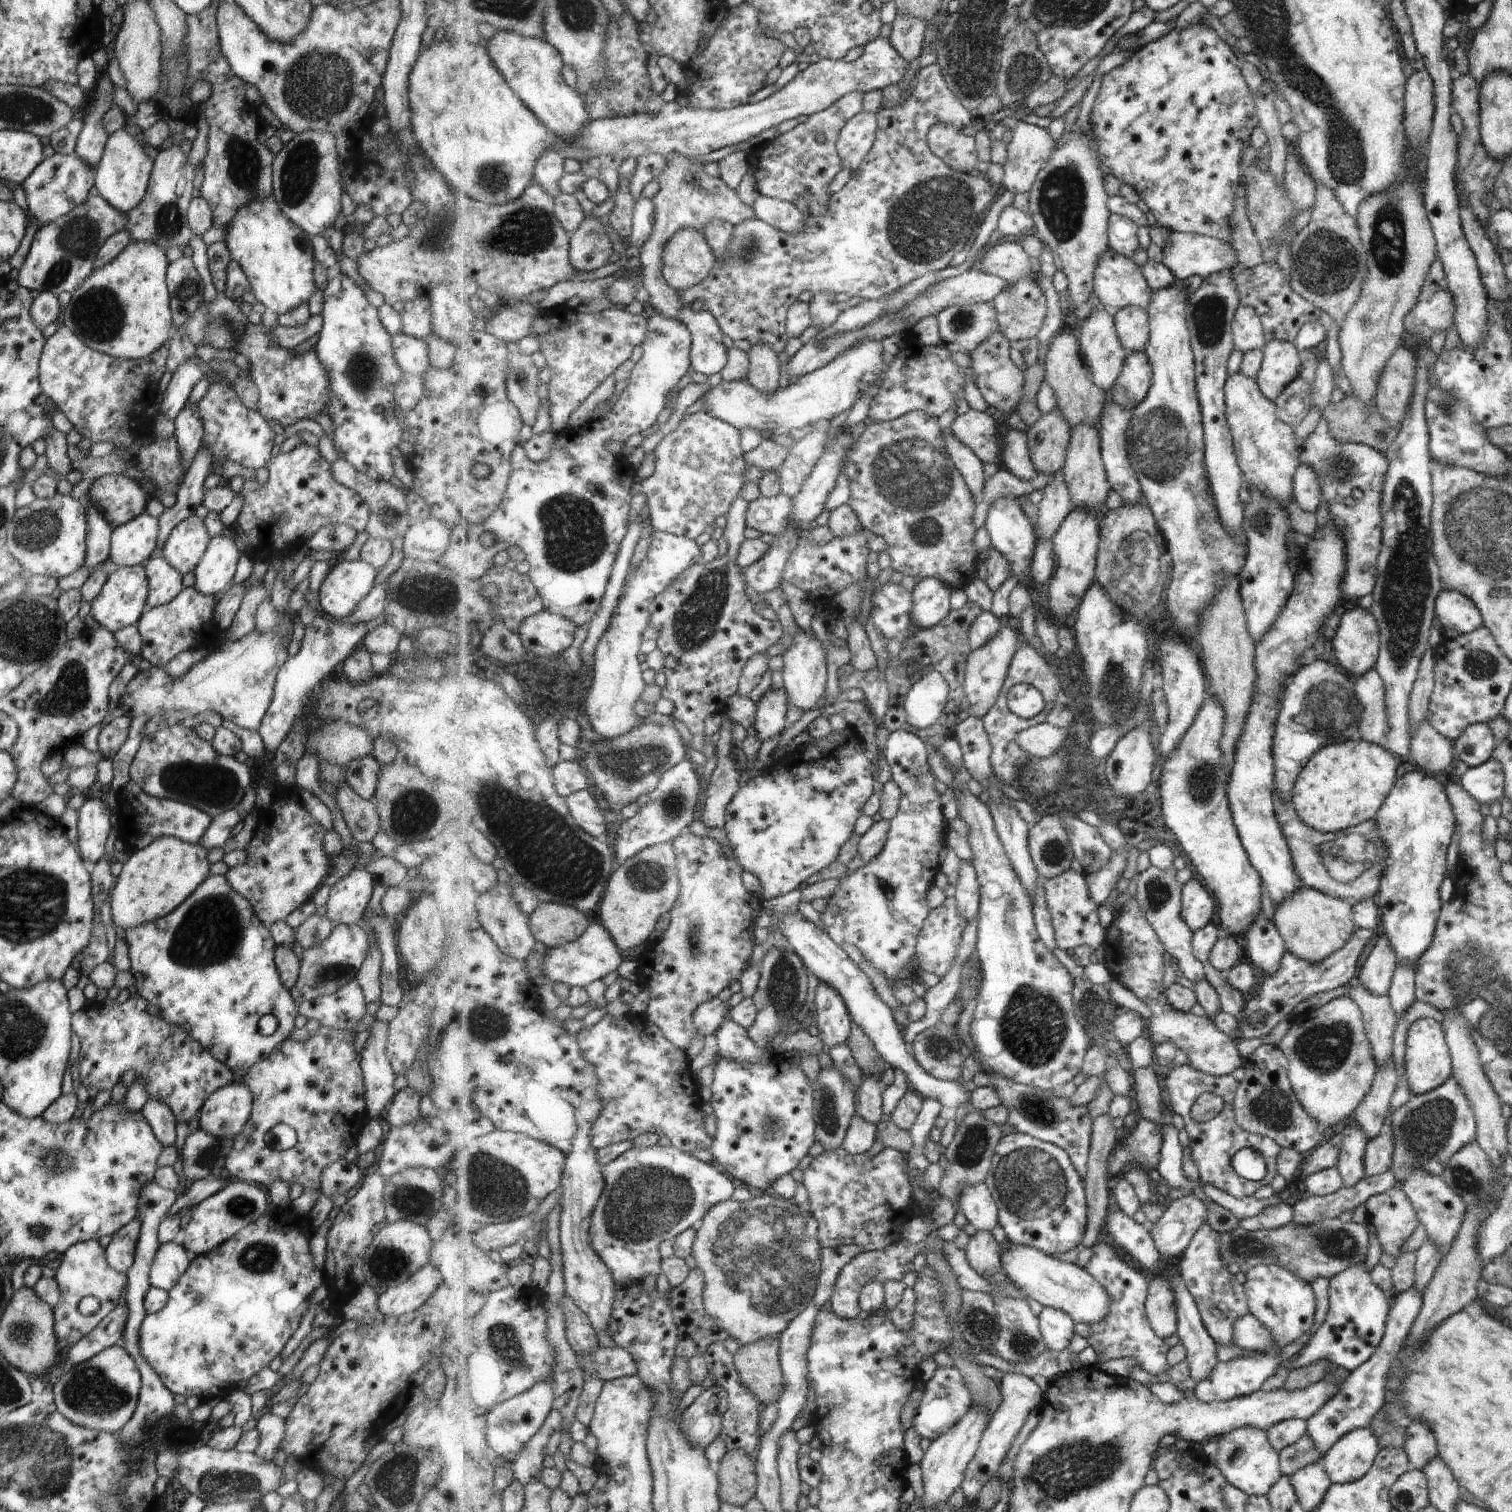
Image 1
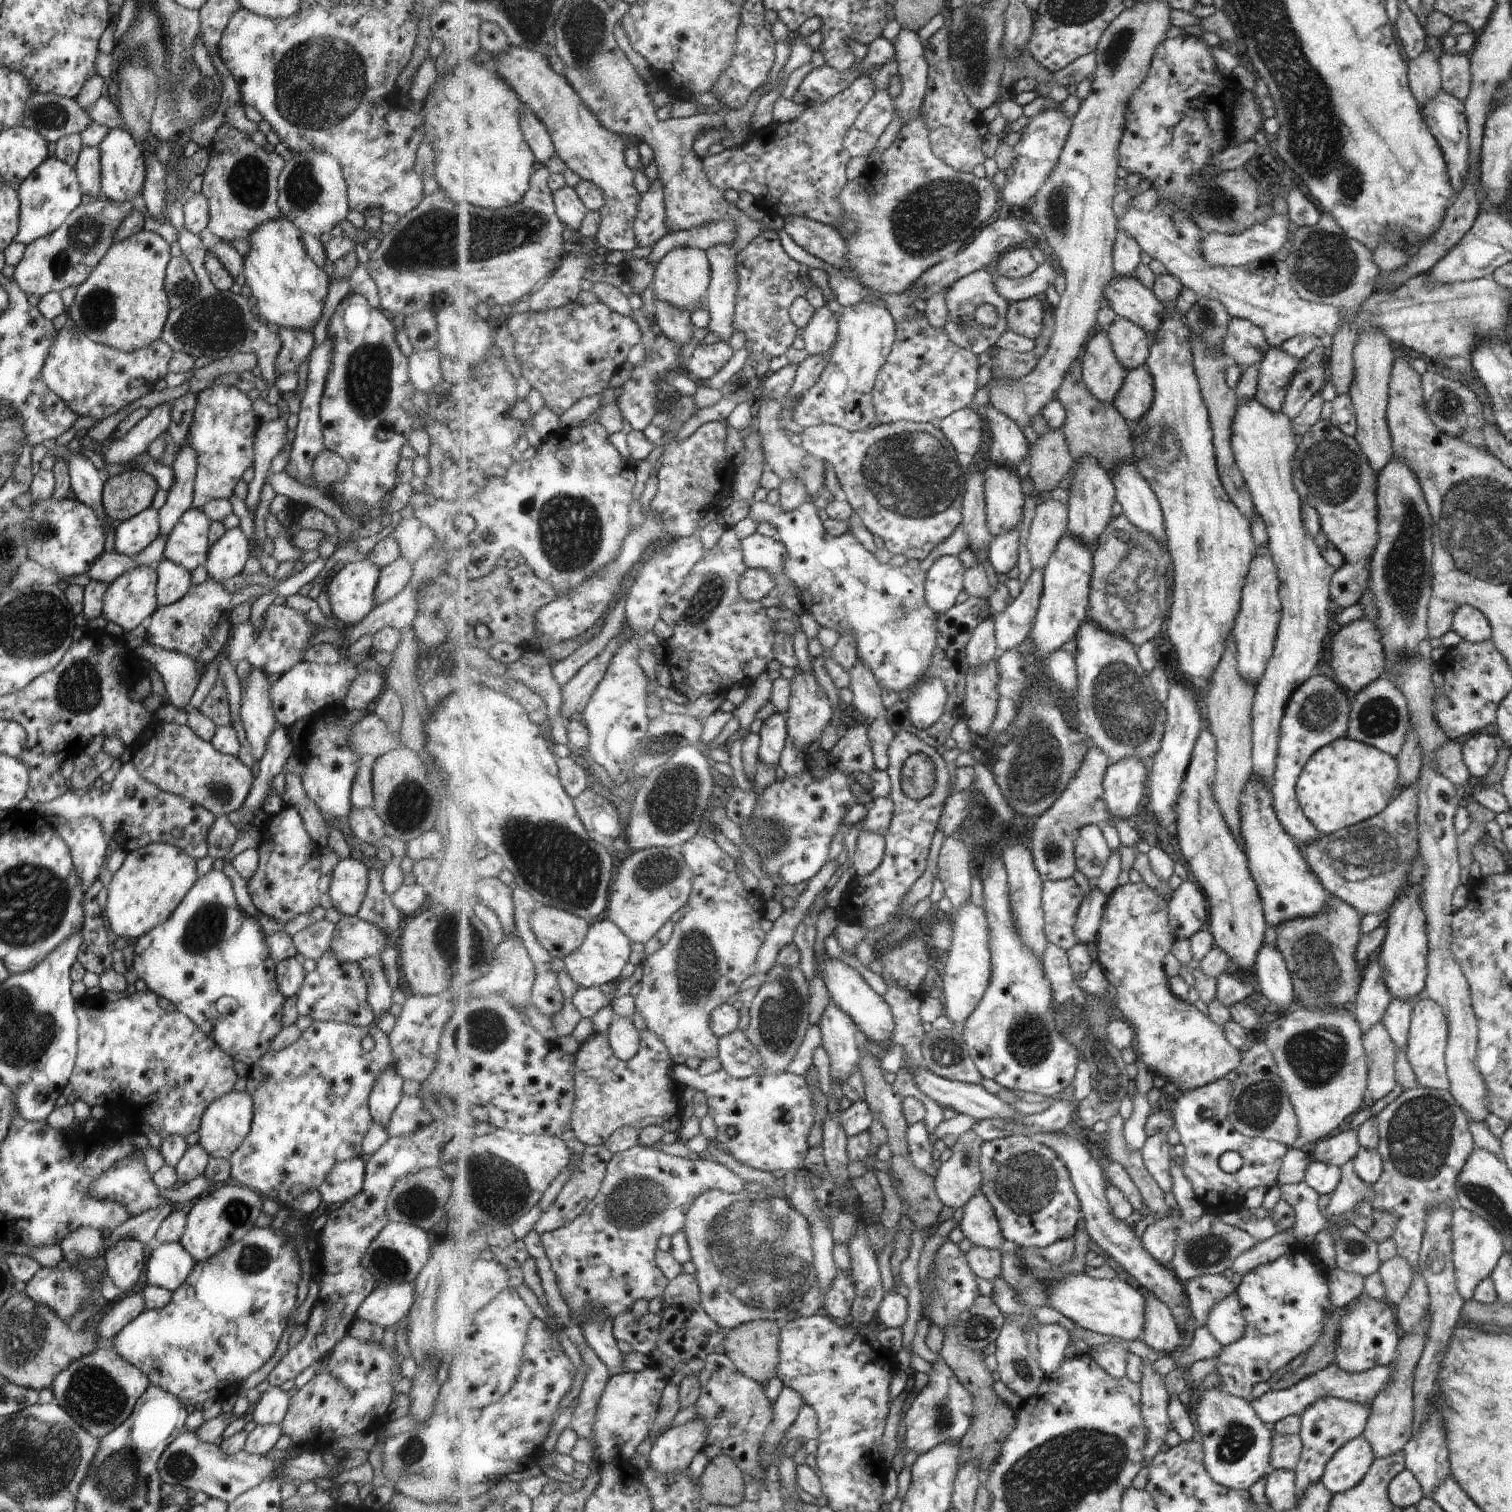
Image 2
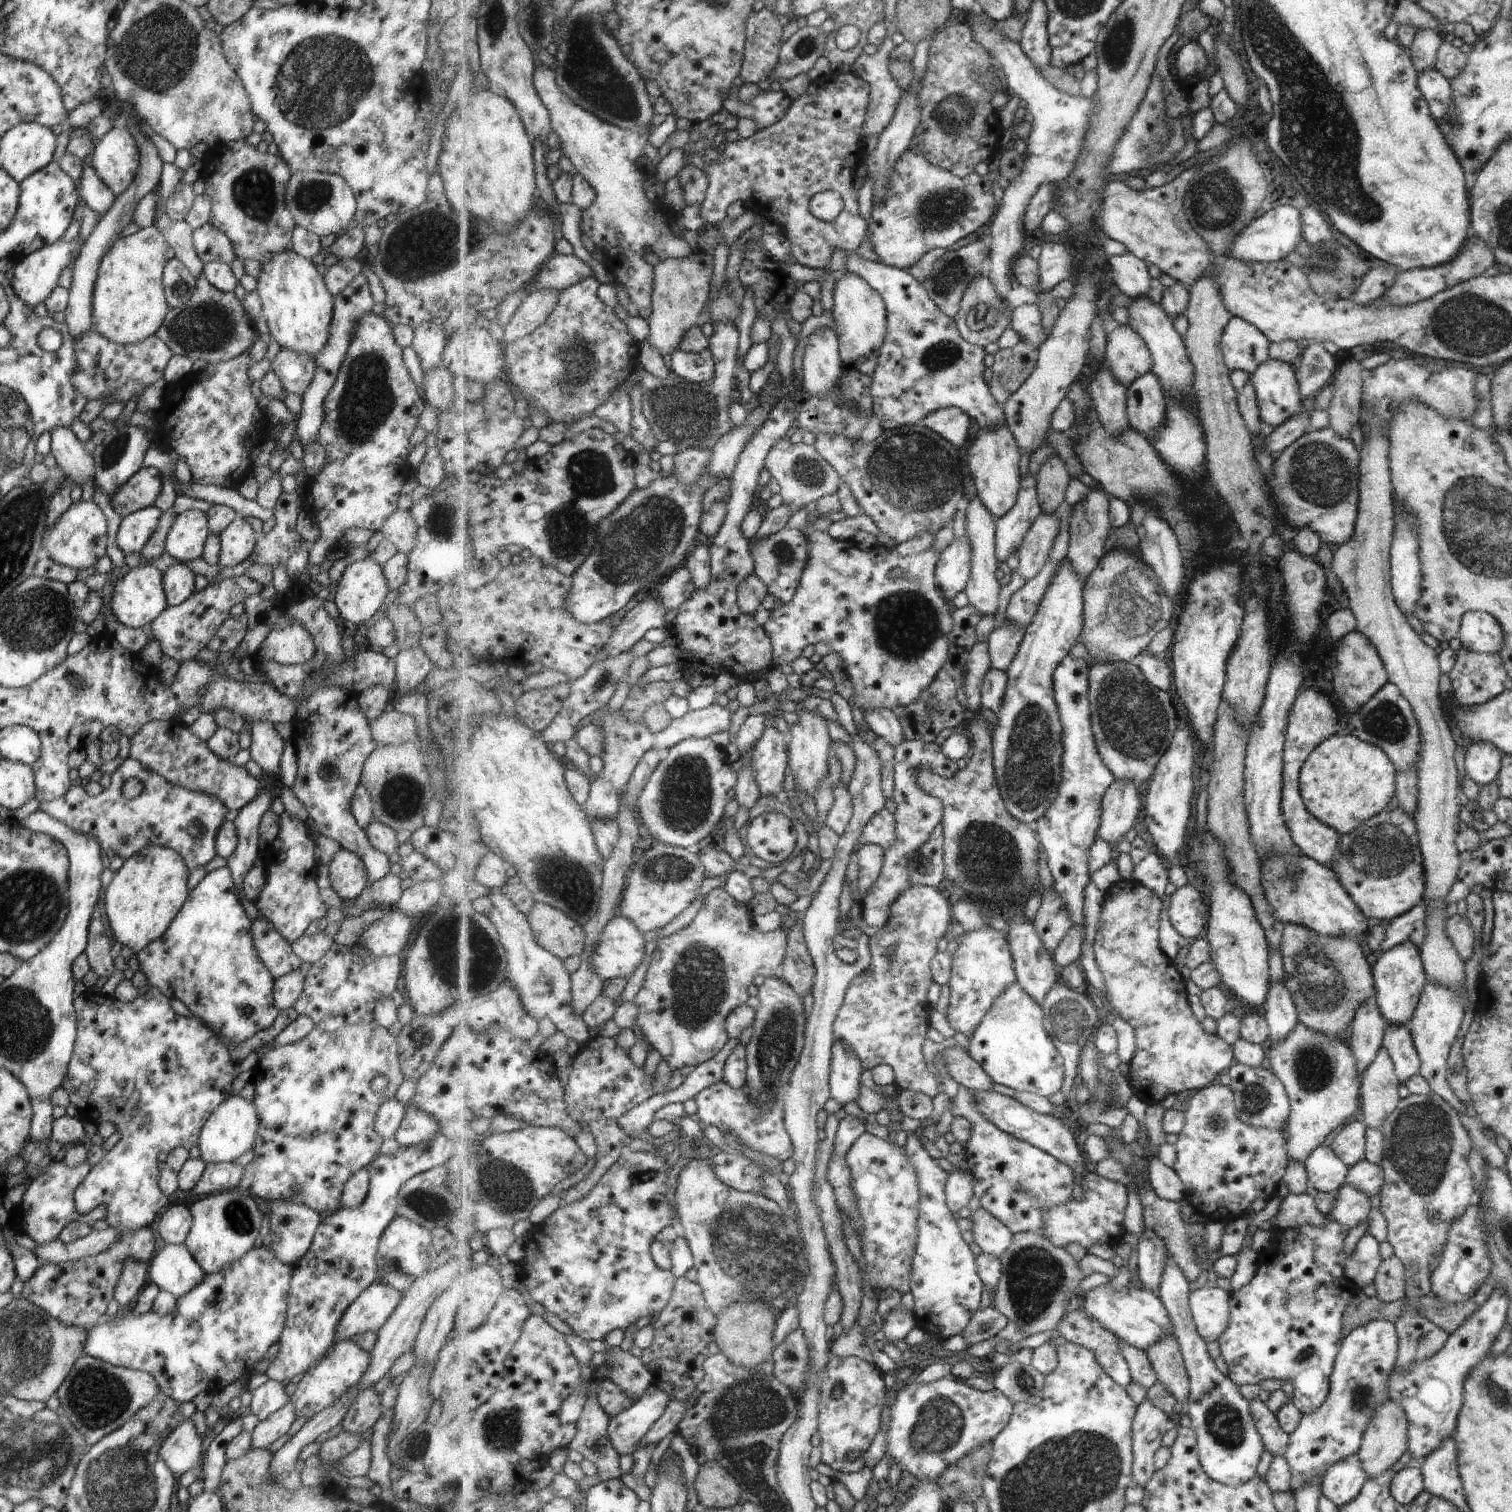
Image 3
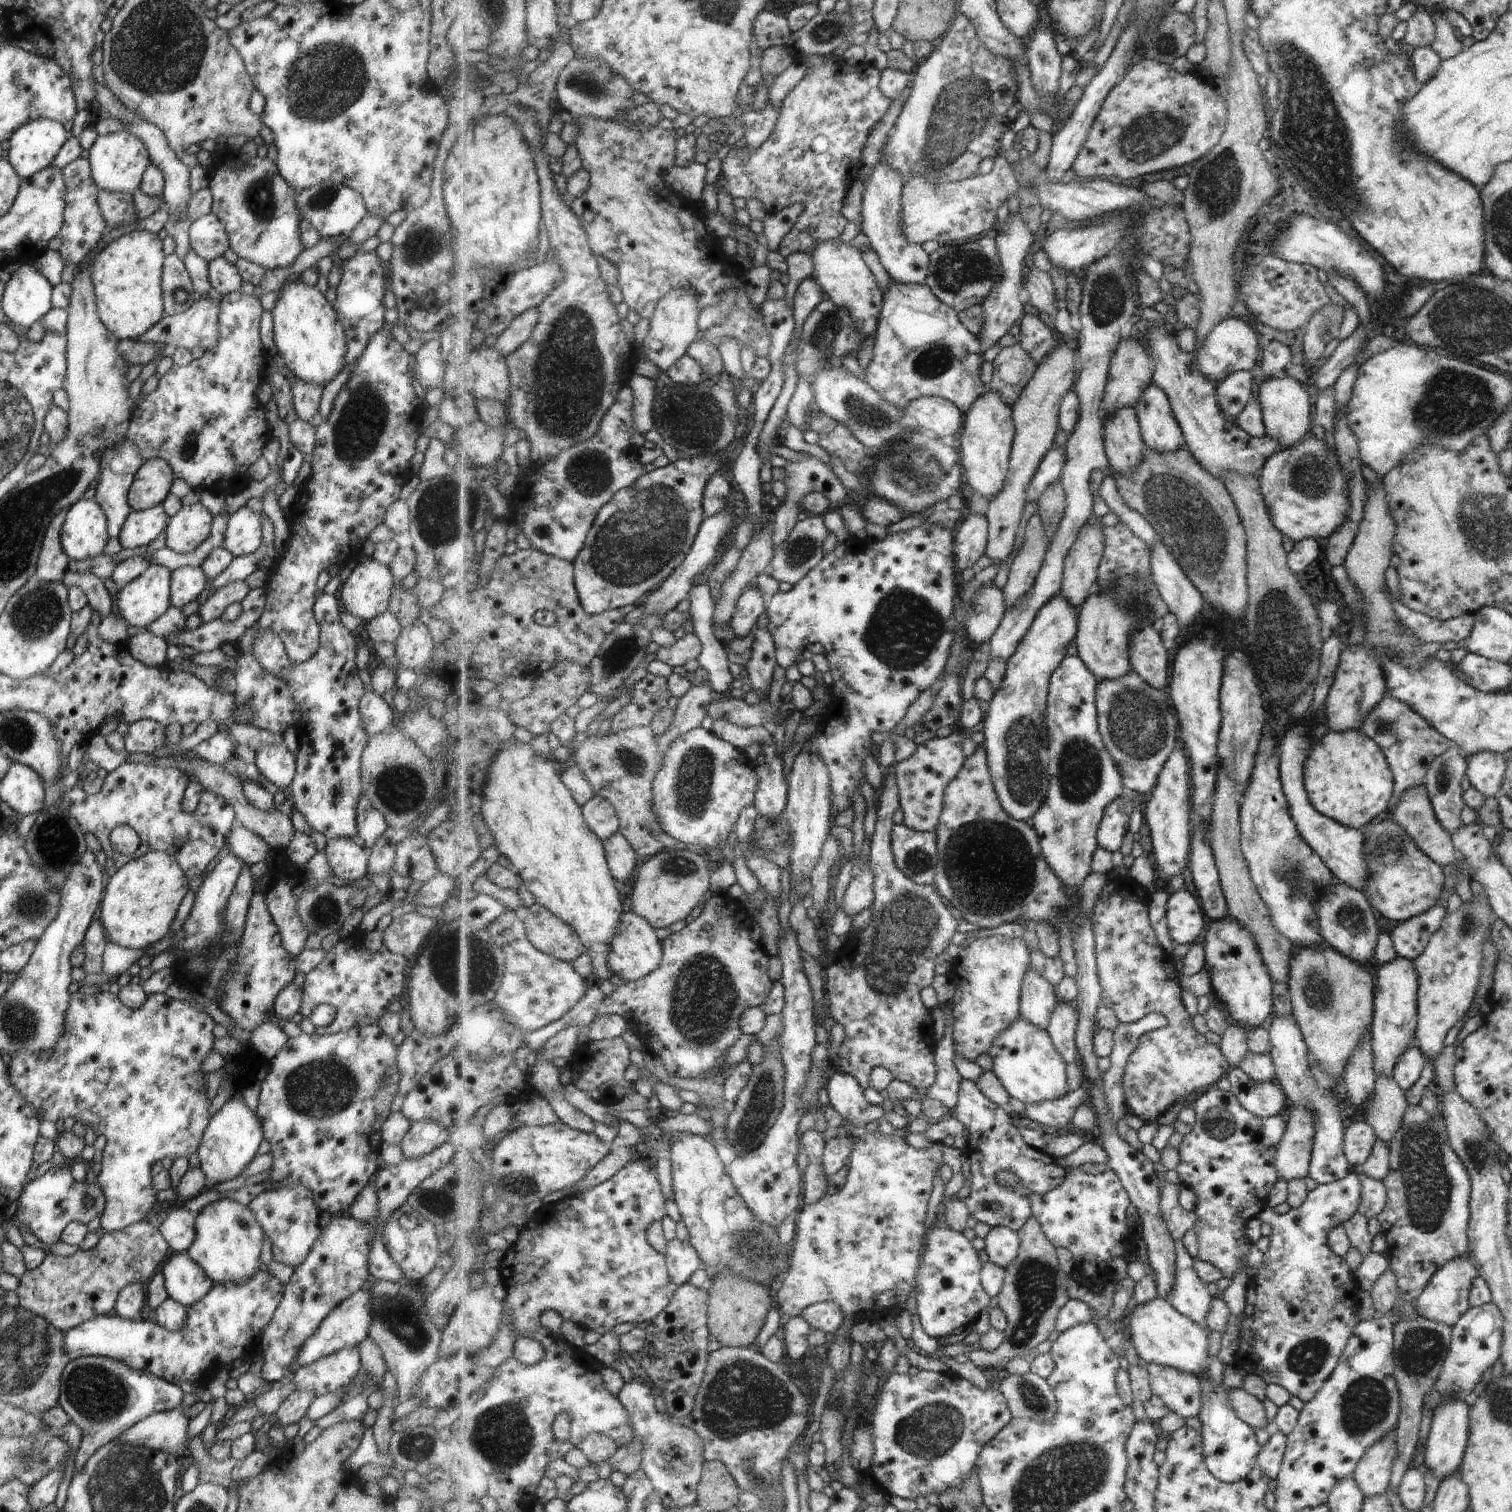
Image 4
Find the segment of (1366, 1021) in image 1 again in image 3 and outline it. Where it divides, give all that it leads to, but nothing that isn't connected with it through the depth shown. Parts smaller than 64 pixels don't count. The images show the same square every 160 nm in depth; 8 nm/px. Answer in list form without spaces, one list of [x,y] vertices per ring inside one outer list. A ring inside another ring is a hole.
[[[1380,1047],[1373,1061],[1359,1076],[1358,1097],[1363,1116],[1362,1124],[1379,1129],[1381,1122],[1396,1108],[1400,1100],[1397,1089],[1401,1084],[1394,1073],[1387,1052]]]

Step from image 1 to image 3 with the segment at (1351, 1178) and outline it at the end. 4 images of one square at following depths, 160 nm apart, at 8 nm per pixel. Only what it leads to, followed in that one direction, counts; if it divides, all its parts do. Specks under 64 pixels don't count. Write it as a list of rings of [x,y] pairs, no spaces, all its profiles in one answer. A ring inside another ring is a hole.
[[[1343,1184],[1337,1191],[1337,1196],[1333,1200],[1333,1208],[1329,1212],[1328,1218],[1351,1230],[1359,1222],[1367,1221],[1370,1212],[1370,1202],[1357,1192],[1355,1188]]]

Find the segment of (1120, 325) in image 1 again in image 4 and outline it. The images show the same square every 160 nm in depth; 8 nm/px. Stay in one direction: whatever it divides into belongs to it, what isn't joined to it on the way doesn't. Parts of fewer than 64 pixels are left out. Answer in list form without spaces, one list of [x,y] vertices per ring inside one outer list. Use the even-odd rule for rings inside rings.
[[[1133,338],[1123,339],[1110,364],[1104,398],[1107,414],[1135,406],[1144,390],[1154,382],[1153,376],[1153,360],[1144,346]]]

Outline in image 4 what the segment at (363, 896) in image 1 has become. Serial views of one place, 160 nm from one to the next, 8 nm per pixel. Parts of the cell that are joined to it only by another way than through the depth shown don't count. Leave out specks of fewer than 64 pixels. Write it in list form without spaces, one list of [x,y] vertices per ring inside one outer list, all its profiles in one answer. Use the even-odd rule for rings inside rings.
[[[345,837],[326,839],[324,853],[332,873],[343,880],[366,876],[367,851],[360,842]]]

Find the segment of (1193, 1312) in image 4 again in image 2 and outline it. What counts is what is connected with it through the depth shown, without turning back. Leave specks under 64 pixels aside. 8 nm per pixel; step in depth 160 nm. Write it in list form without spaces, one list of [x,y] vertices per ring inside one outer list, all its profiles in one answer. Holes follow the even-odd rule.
[[[1237,1292],[1211,1311],[1205,1328],[1224,1347],[1235,1344],[1245,1336],[1246,1320]]]

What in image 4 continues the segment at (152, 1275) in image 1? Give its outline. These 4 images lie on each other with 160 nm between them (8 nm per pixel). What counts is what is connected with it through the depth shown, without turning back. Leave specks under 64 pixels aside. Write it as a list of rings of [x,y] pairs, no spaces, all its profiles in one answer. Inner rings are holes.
[[[187,1251],[171,1253],[159,1271],[167,1296],[184,1307],[199,1300],[213,1283]]]

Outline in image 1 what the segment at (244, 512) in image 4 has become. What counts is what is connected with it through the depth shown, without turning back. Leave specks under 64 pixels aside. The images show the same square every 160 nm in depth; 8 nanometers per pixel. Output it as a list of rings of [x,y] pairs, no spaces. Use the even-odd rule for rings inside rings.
[[[221,533],[210,537],[205,552],[192,570],[192,587],[202,595],[214,595],[219,590],[225,590],[232,582],[235,564],[240,555],[232,534]]]

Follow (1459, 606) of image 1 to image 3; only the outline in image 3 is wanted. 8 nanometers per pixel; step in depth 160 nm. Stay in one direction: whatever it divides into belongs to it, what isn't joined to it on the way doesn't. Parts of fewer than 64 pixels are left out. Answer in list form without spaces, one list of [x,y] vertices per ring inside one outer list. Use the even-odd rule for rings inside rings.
[[[1466,611],[1459,620],[1457,638],[1469,651],[1492,654],[1500,650],[1502,633],[1489,614]]]

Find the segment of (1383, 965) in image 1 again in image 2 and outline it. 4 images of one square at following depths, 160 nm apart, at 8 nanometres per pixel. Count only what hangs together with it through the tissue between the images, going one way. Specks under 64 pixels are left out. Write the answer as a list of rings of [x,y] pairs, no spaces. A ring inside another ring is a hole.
[[[1369,961],[1360,972],[1360,981],[1350,1009],[1360,1026],[1362,1036],[1375,1023],[1379,1023],[1391,1000],[1390,992],[1382,979],[1377,961]]]

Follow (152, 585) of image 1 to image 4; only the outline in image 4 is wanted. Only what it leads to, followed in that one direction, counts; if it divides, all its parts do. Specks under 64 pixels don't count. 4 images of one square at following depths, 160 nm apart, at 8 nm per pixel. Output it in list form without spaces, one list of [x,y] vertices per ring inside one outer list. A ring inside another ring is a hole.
[[[183,565],[173,569],[169,577],[169,602],[181,608],[187,602],[197,598],[205,586],[206,576],[201,567]]]

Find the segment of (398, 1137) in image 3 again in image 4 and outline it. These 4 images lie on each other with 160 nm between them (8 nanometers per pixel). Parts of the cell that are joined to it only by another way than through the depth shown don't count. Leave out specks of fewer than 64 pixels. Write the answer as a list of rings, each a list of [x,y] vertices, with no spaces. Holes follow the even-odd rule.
[[[421,1119],[410,1123],[409,1128],[401,1137],[399,1146],[403,1157],[413,1158],[421,1156],[437,1148],[442,1142],[452,1139],[453,1137],[448,1130],[438,1122]]]

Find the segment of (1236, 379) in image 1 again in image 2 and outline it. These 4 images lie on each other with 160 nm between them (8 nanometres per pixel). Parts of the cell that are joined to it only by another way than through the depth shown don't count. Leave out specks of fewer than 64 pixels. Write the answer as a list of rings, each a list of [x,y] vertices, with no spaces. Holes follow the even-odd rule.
[[[1238,399],[1236,415],[1232,424],[1232,447],[1236,456],[1237,464],[1243,473],[1251,493],[1254,512],[1261,517],[1267,534],[1267,546],[1278,566],[1280,574],[1280,600],[1282,606],[1282,618],[1276,636],[1276,646],[1273,656],[1268,660],[1263,674],[1255,684],[1255,699],[1252,704],[1252,772],[1256,777],[1264,780],[1264,783],[1272,788],[1272,774],[1276,755],[1276,744],[1279,723],[1283,716],[1284,708],[1288,702],[1288,696],[1311,676],[1311,670],[1317,669],[1319,650],[1321,650],[1321,639],[1327,630],[1327,603],[1330,601],[1328,584],[1330,576],[1335,572],[1329,566],[1312,537],[1306,531],[1300,511],[1300,495],[1296,491],[1292,480],[1293,460],[1296,452],[1298,437],[1294,433],[1291,420],[1281,411],[1273,412],[1257,399]]]

